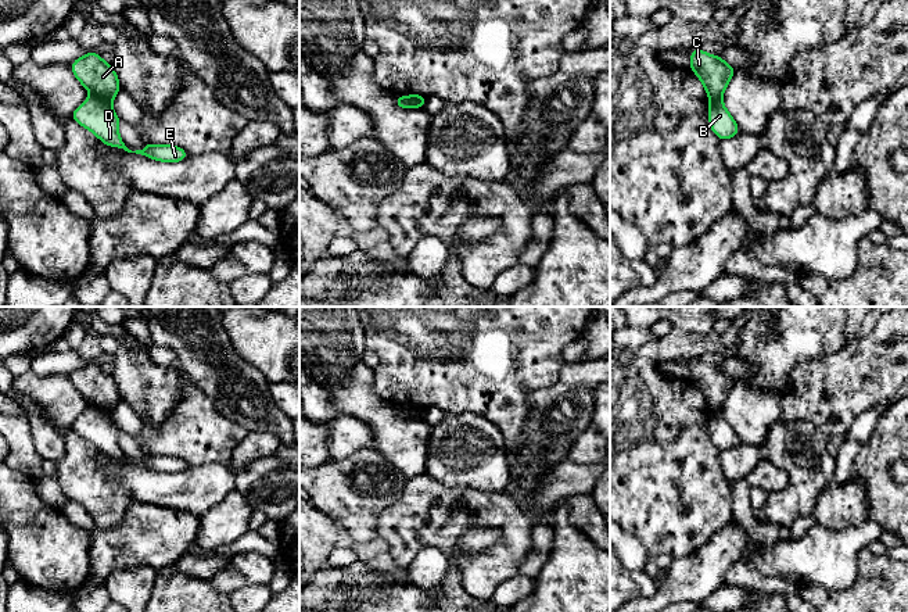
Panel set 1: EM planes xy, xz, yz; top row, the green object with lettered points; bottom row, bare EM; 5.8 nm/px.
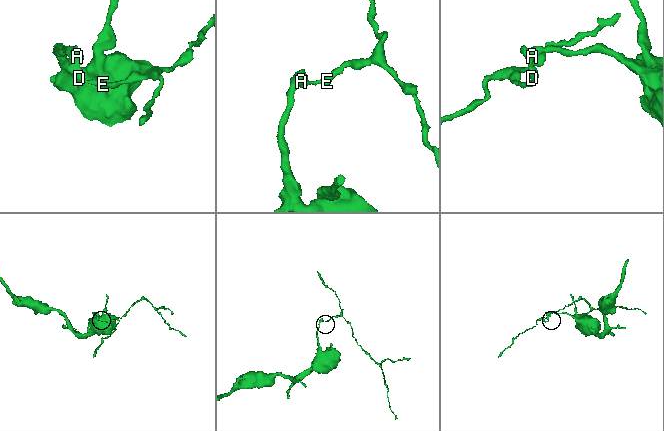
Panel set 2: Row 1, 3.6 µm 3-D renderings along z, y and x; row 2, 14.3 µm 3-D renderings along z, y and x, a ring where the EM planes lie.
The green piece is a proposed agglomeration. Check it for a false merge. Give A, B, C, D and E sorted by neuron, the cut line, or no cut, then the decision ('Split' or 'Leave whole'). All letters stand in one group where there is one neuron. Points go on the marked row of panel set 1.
Groups: A C / B D E. Split along xy (94, 95), (110, 104). Split

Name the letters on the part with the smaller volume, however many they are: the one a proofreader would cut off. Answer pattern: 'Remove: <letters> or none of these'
Remove: B, D, E

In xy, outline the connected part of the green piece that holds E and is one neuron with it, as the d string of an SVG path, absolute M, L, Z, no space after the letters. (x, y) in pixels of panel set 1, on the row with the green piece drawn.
M96 96L86 99L72 112L71 118L93 132L105 146L123 148L128 153L141 154L164 162L179 162L189 157L186 150L173 144L146 143L143 150L129 150L118 133L119 117L114 112L110 103Z

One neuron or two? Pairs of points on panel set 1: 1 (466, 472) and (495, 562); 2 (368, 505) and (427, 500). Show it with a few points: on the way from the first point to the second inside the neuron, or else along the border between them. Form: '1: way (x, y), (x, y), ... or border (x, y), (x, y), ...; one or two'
1: border (438, 479), (445, 485), (502, 491); two
2: border (408, 480), (402, 496), (380, 514), (377, 526); two

